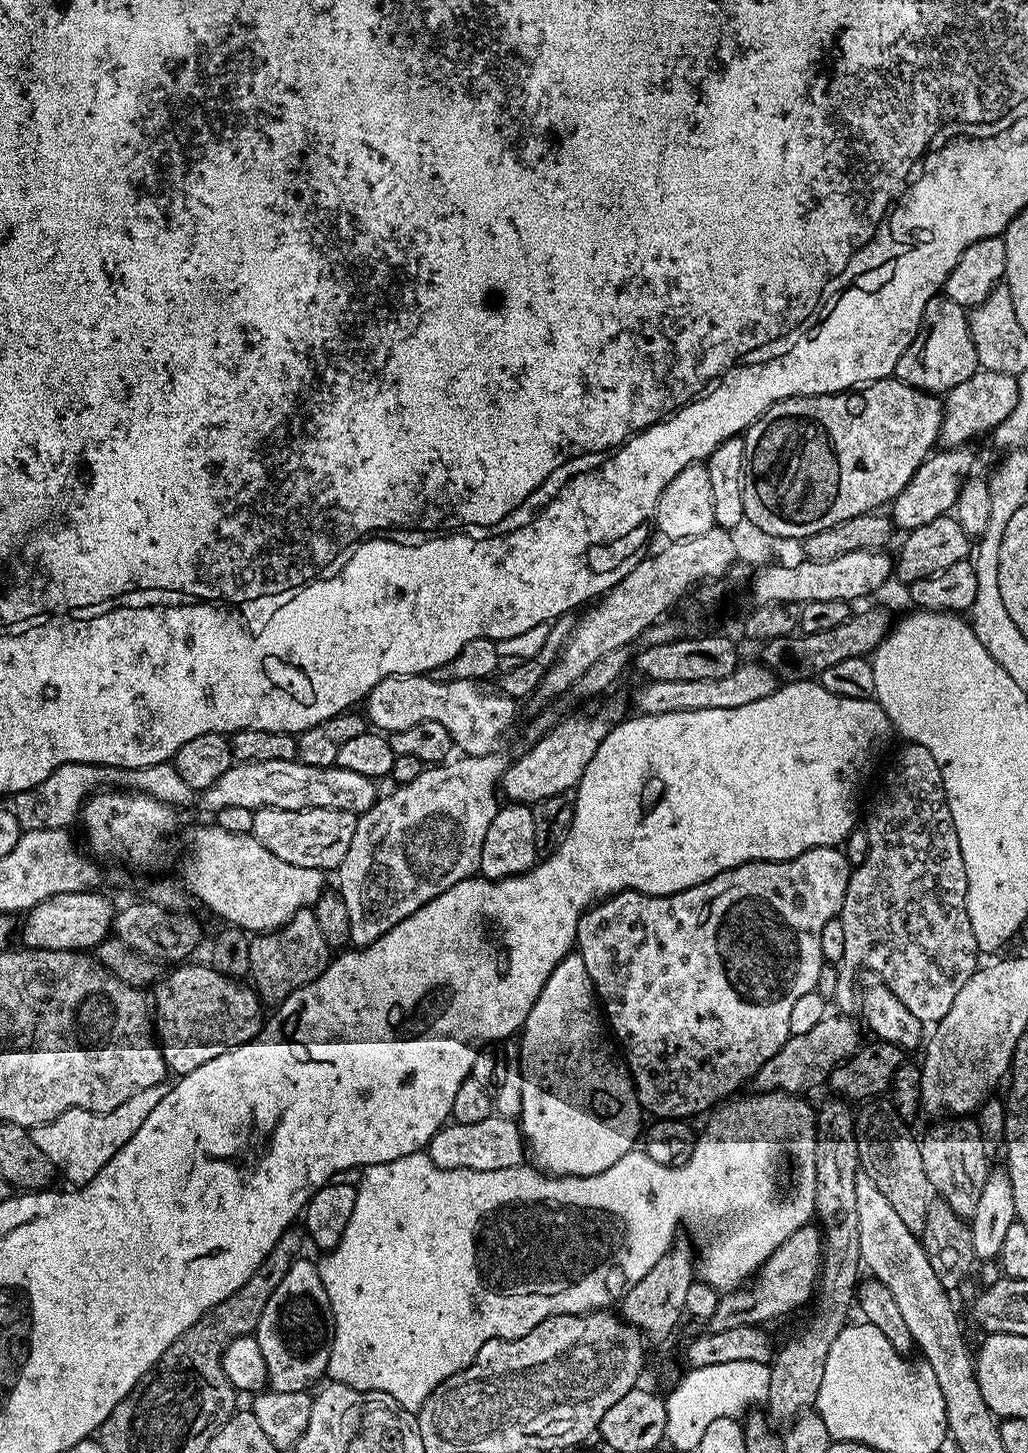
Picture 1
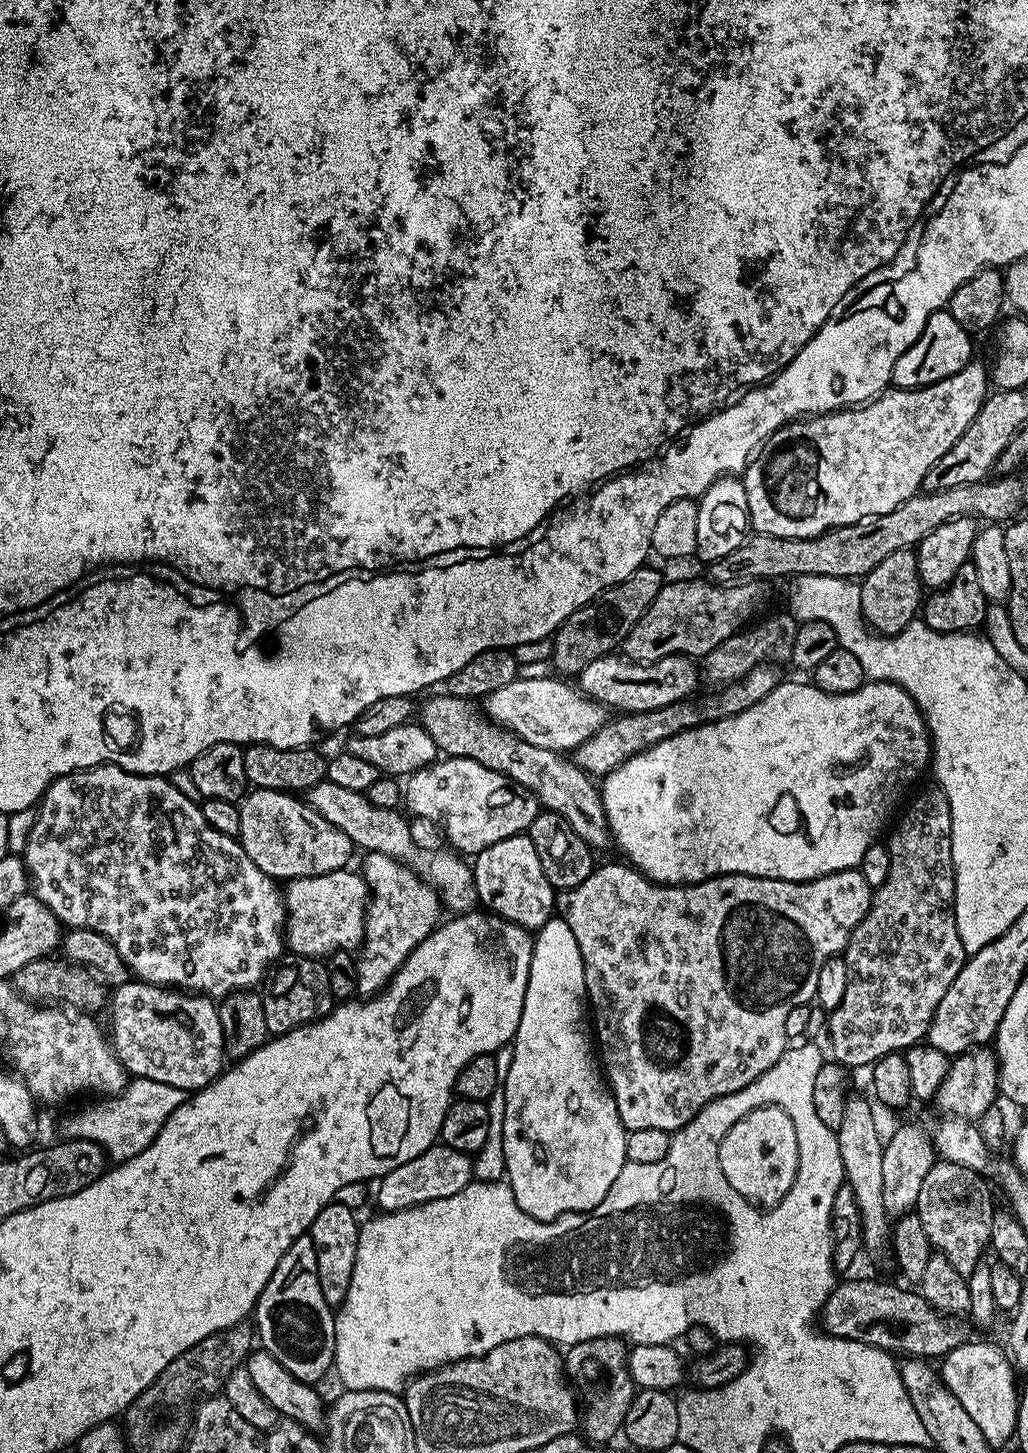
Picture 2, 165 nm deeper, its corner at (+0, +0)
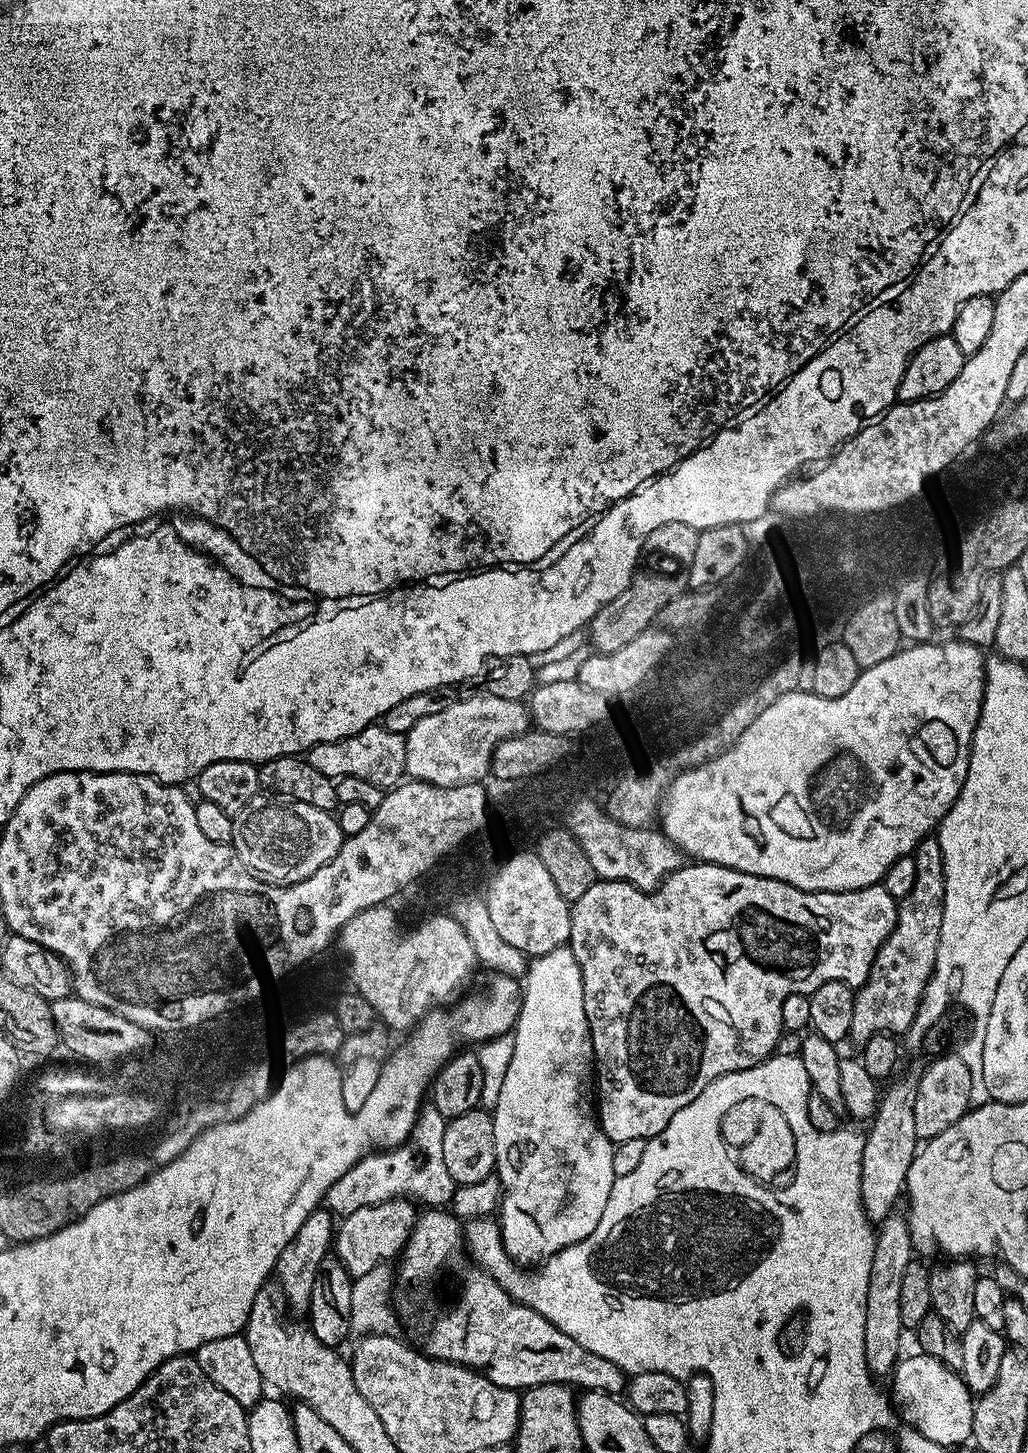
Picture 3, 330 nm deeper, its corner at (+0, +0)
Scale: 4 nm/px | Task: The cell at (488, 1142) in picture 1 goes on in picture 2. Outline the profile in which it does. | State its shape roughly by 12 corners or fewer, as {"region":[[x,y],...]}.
{"region":[[434,1143],[375,1185],[377,1209],[450,1198],[473,1183],[469,1153]]}

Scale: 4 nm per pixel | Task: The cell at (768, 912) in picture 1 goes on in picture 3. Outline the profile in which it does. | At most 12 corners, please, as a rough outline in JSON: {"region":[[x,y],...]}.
{"region":[[598,878],[570,947],[617,1145],[863,986],[883,883]]}

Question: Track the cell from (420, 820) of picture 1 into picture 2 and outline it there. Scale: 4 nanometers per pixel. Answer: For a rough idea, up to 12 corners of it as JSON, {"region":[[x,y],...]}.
{"region":[[382,852],[368,884],[356,996],[384,991],[441,923],[440,893]]}

